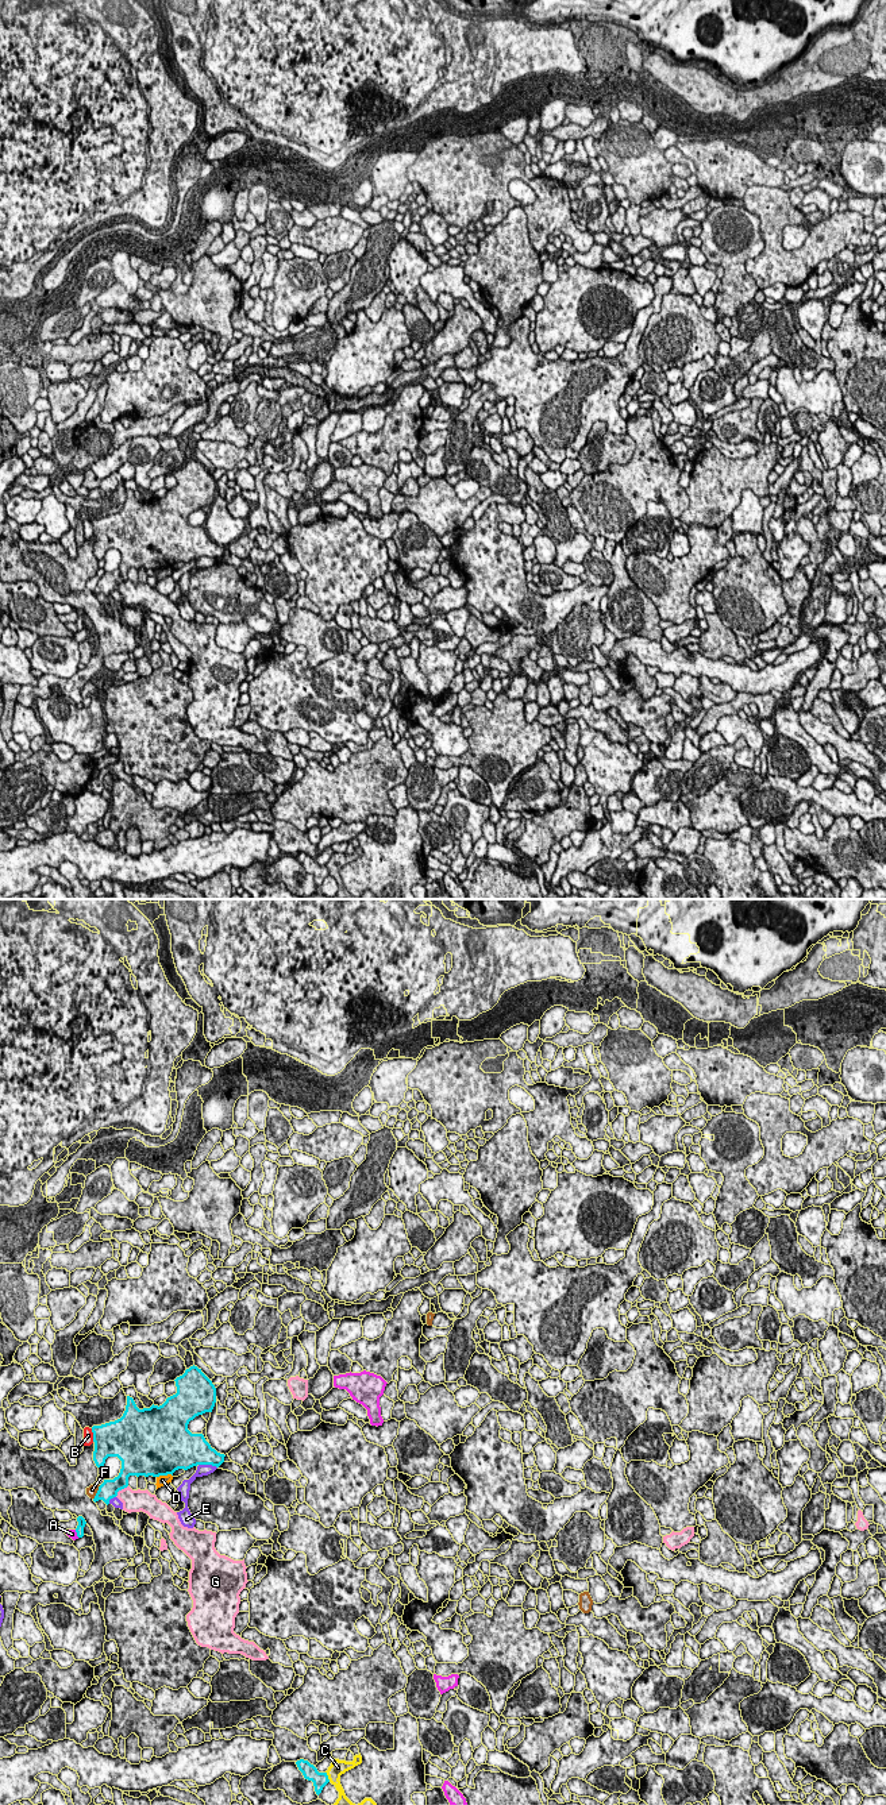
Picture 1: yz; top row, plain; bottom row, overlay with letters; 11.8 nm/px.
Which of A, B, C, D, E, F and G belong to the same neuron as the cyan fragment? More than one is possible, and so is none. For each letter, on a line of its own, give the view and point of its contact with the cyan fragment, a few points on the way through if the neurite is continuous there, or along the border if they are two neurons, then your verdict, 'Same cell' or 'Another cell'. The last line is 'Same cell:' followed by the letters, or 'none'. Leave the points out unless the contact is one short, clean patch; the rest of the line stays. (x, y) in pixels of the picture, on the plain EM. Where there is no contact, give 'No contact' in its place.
A: Touches cyan at yz (77, 627). Boundary: yz (74, 623), (79, 629). Another cell
B: Touches cyan at yz (93, 528). Boundary: yz (91, 521), (93, 533). Another cell
C: Touches cyan at yz (327, 870). Boundary: yz (326, 864), (330, 874). Another cell
D: Touches cyan at yz (164, 567). Boundary: yz (172, 567), (160, 567), (157, 570). Another cell
E: Touches cyan at yz (208, 556). Another cell
F: Touches cyan at yz (97, 585). Another cell
G: Touches cyan at yz (120, 582). Another cell
Same cell: none

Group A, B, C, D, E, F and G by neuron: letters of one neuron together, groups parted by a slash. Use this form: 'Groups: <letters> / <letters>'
Groups: A / B / C / D / E / F / G

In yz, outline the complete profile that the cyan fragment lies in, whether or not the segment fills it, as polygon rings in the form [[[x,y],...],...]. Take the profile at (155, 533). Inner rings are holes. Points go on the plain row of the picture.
[[[190,459],[176,473],[177,486],[167,490],[162,498],[151,498],[139,502],[132,490],[127,489],[123,509],[115,514],[93,518],[93,554],[97,560],[104,559],[108,549],[118,549],[122,562],[113,572],[104,572],[93,594],[103,593],[107,598],[118,589],[118,585],[128,579],[130,568],[167,568],[178,563],[188,563],[197,558],[212,558],[219,560],[224,555],[224,547],[217,545],[205,533],[203,527],[192,527],[188,517],[196,509],[212,505],[216,495],[216,481],[212,474],[199,462]]]

